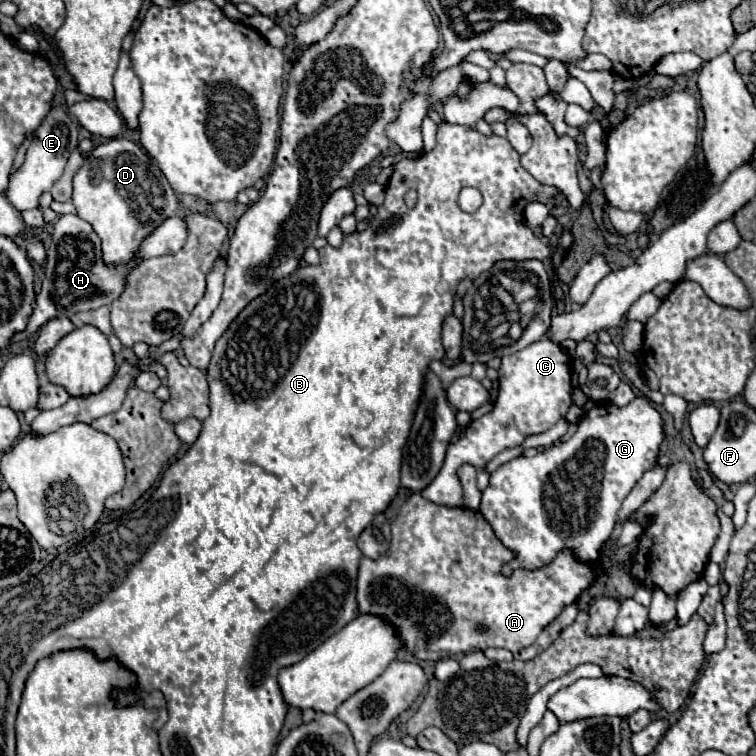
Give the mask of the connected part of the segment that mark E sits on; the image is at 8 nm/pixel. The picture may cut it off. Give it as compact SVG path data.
M52 103L44 121L30 133L30 145L26 151L24 165L18 171L14 171L10 177L6 197L12 203L12 207L18 211L38 207L38 197L44 191L50 191L54 181L60 179L64 165L76 147L78 147L78 125L70 119L70 115L64 107Z

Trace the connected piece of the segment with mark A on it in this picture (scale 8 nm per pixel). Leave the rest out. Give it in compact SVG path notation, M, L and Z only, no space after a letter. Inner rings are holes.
M412 493L392 521L390 553L376 561L368 557L360 559L356 579L358 615L376 615L384 619L394 627L406 651L418 661L438 661L438 657L446 659L458 653L484 651L488 647L502 647L514 653L530 647L540 631L552 623L566 605L574 603L598 573L596 567L576 561L570 551L562 551L542 569L516 569L512 575L504 575L502 567L508 561L512 561L512 551L500 543L488 521L478 511L436 505L422 499L420 493ZM480 623L488 627L484 633L476 629Z

